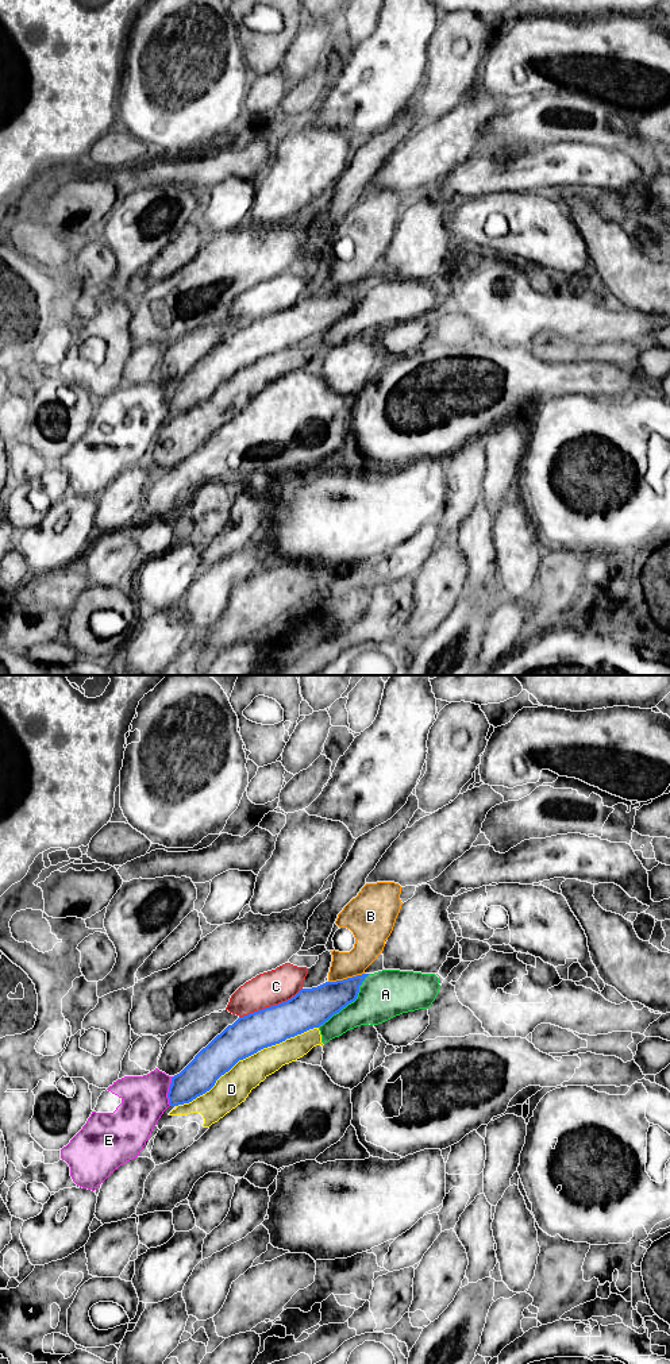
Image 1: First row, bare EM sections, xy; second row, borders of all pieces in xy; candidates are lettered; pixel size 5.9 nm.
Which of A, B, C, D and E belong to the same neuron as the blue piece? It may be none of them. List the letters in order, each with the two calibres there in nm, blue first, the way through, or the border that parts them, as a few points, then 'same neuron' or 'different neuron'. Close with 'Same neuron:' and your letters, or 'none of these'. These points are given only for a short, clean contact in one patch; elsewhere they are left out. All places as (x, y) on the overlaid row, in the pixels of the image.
A: 240/280 nm | different neuron
B: 220/180 nm | different neuron
C: 240/200 nm | different neuron
D: 220/200 nm | different neuron
E: 200/280 nm | different neuron
Same neuron: none of these

